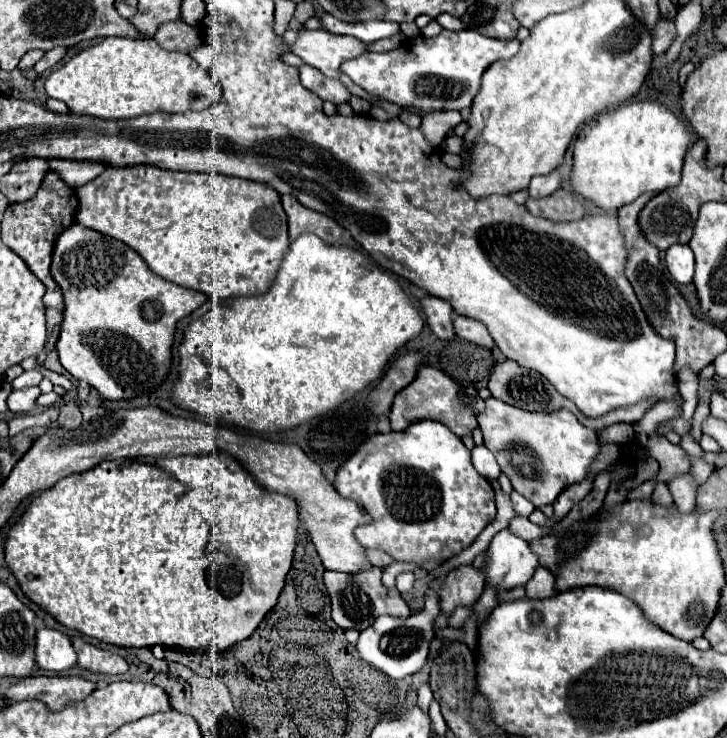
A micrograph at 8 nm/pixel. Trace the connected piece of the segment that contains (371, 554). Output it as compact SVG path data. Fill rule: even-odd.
M369 549L369 551L367 551L367 557L369 557L369 561L371 561L375 567L385 567L385 565L393 563L393 557L389 557L389 555L383 553L383 551L373 551L373 549Z

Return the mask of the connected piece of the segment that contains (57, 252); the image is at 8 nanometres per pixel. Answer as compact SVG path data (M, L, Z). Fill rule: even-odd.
M79 223L67 227L55 241L51 275L63 291L63 321L57 339L57 353L61 365L79 381L87 381L105 399L131 399L149 393L169 373L173 333L179 319L187 317L207 301L203 291L193 291L169 283L155 275L147 263L125 243L111 239L103 233L87 229Z

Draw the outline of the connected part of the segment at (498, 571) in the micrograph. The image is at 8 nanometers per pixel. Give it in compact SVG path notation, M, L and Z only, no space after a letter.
M503 529L493 537L493 541L489 543L489 549L487 549L487 563L483 567L485 585L495 587L497 591L501 591L501 589L509 591L509 589L521 587L531 579L531 575L535 573L537 567L539 567L539 561L537 561L537 555L529 549L529 543L523 541L521 537L513 535L509 529Z

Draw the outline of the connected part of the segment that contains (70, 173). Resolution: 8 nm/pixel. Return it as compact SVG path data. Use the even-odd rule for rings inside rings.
M51 159L49 167L59 173L59 177L73 189L89 183L97 175L101 175L107 167L103 163L87 163L87 161L63 161L63 159Z

